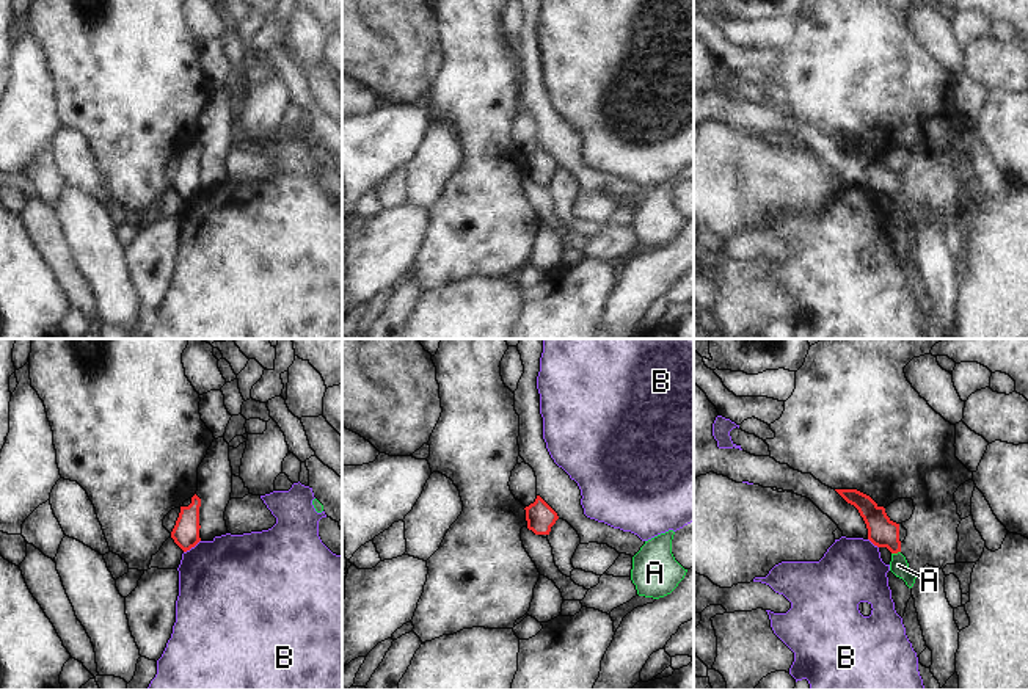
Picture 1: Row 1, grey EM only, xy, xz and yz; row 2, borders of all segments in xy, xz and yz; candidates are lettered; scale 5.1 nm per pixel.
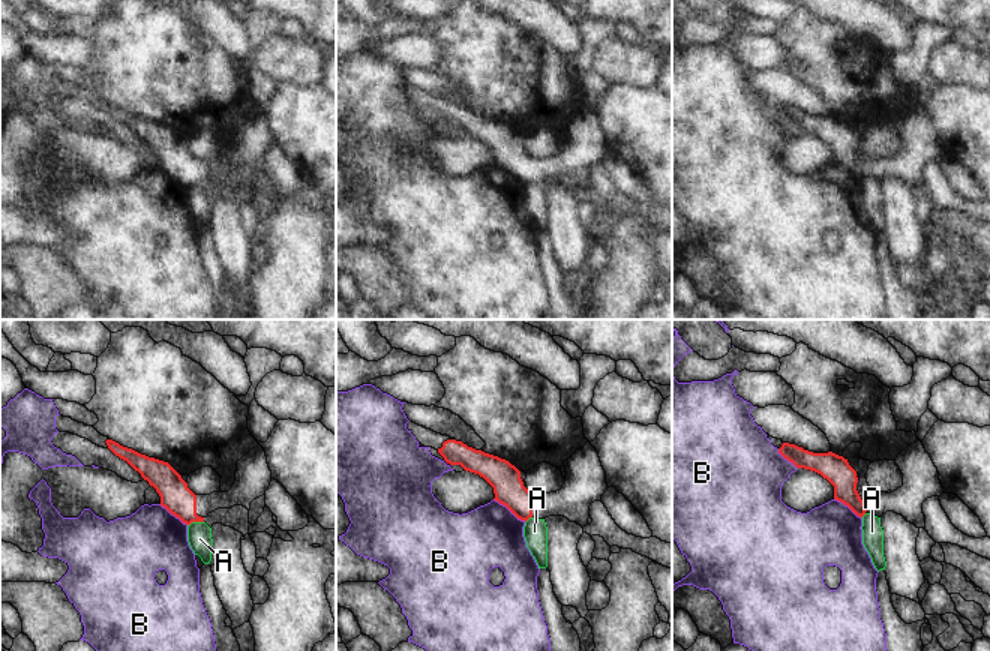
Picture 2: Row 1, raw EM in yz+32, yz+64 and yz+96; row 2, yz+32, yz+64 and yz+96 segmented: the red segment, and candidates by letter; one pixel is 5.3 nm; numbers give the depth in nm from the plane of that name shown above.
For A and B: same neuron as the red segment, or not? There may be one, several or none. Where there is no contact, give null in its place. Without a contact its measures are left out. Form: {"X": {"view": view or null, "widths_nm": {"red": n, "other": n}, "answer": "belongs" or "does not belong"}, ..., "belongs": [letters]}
{"A": {"view": "yz", "widths_nm": {"red": 150, "other": 90}, "answer": "does not belong"}, "B": {"view": "xy", "widths_nm": {"red": 140, "other": 460}, "answer": "does not belong"}, "belongs": []}

